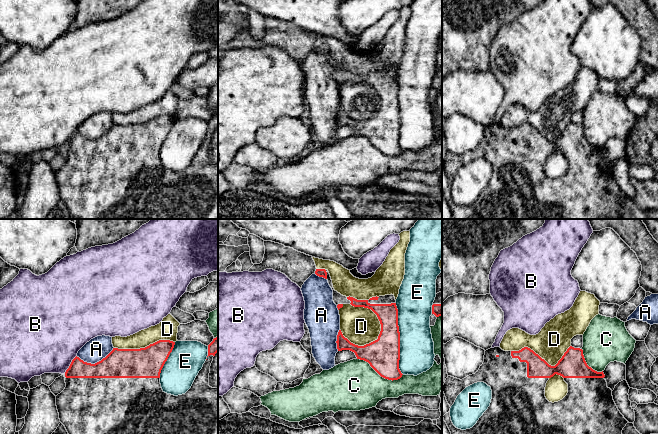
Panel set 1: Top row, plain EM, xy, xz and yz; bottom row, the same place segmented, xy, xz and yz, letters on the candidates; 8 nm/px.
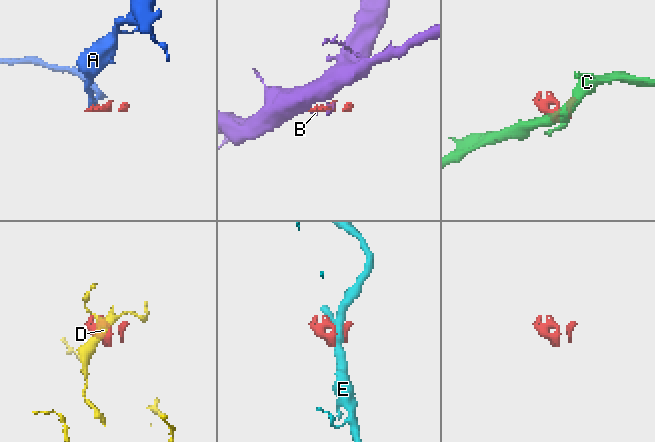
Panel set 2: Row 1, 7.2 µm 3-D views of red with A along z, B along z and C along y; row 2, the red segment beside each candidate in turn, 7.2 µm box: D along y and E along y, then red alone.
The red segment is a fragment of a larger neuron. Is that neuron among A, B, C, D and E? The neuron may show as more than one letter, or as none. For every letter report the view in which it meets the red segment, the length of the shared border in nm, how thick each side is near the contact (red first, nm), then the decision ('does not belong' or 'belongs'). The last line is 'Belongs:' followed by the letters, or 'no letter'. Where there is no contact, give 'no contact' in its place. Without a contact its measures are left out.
A: contact in xy; length 320 nm; calibres 240 and 180 nm; does not belong
B: contact in xy; length 170 nm; calibres 150 and 480 nm; does not belong
C: contact in xz; length 400 nm; calibres 260 and 400 nm; does not belong
D: contact in xz; length 360 nm; calibres 190 and 300 nm; does not belong
E: contact in xz; length 600 nm; calibres 260 and 280 nm; does not belong
Belongs: no letter

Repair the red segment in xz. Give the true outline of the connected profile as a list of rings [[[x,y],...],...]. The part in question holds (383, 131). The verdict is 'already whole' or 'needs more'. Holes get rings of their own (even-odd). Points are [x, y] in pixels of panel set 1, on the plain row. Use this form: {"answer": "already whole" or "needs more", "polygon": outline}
{"answer": "needs more", "polygon": [[[316,45],[315,50],[328,56],[333,66],[333,77],[337,81],[338,86],[344,80],[368,84],[377,91],[381,100],[378,115],[364,122],[351,119],[339,106],[336,117],[338,127],[350,126],[354,128],[357,135],[368,138],[385,155],[392,157],[400,155],[403,150],[399,145],[400,108],[398,85],[394,71],[376,72],[369,76],[357,76],[350,72],[343,72],[334,66],[328,46]]]}

